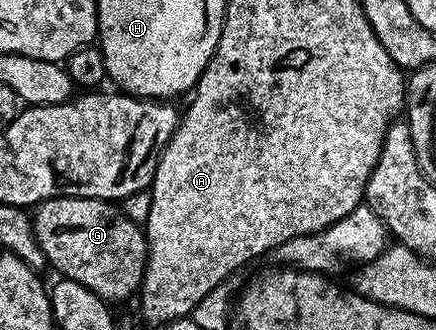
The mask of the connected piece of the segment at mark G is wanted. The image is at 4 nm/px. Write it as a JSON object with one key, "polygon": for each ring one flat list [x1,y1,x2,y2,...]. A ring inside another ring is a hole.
{"polygon":[[55,196,45,200,33,212,35,237,41,246,48,265,59,271,60,277,81,282,102,300,127,300,136,295,143,282,143,271,147,265,147,237,144,229,135,224,114,203,106,200,90,200,80,196]]}

